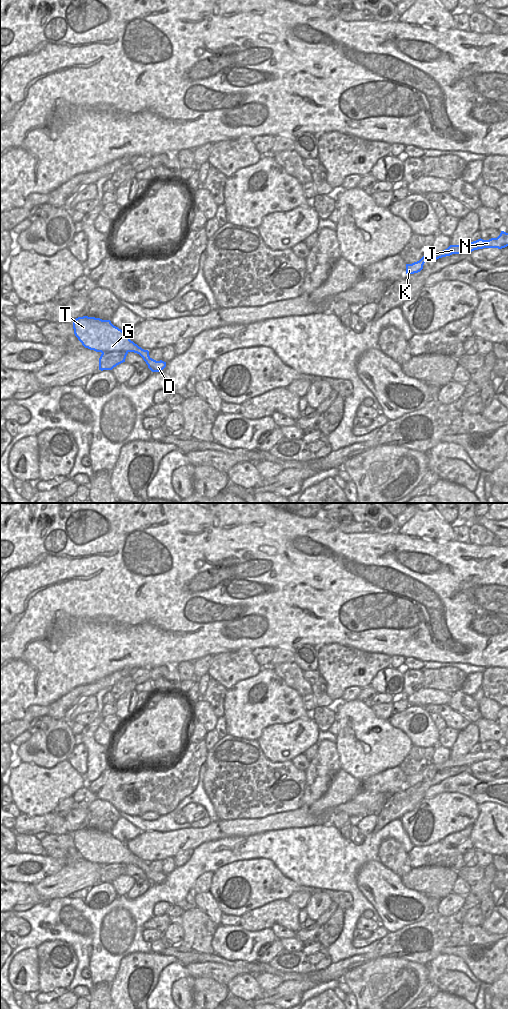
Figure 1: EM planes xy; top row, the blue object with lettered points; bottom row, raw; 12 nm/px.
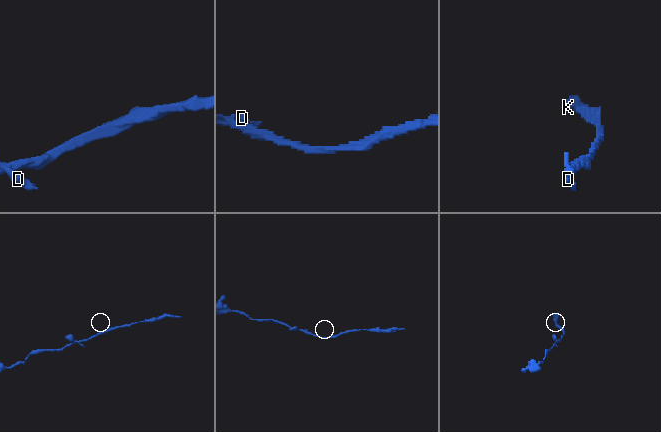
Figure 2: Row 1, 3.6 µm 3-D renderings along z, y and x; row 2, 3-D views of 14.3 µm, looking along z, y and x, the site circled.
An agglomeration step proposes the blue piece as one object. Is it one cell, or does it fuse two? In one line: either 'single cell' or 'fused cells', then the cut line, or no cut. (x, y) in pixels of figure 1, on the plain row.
fused cells | xy (127, 863), (108, 863), (102, 865)

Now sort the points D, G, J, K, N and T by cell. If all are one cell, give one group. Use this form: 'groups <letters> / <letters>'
groups D G T / J K N

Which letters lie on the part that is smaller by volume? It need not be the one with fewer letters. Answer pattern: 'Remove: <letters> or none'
Remove: D, G, T

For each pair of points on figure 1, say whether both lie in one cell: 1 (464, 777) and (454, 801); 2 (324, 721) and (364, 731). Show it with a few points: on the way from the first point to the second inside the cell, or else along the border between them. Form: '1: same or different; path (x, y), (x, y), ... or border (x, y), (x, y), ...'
1: different; border (434, 795), (441, 793), (463, 793), (477, 804)
2: different; border (334, 710), (336, 719)

